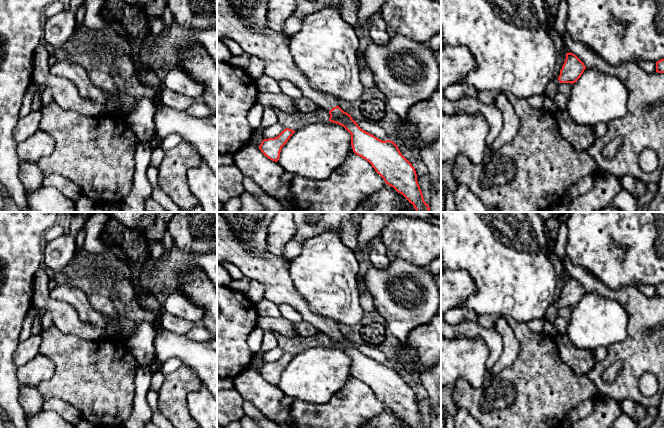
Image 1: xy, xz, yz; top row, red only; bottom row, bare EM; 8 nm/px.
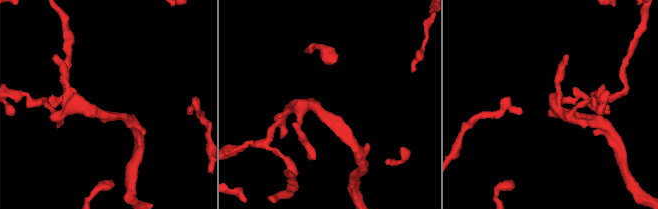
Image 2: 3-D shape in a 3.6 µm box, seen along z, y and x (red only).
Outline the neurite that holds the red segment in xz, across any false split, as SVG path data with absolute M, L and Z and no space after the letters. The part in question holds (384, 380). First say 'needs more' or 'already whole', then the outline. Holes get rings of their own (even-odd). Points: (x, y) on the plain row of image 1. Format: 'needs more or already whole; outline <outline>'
needs more; outline M217 212L217 262L227 261L235 265L242 274L250 280L256 280L265 287L265 298L276 305L288 304L300 315L301 320L315 326L320 332L330 338L329 345L343 350L351 358L353 376L368 385L385 407L402 418L411 428L426 428L417 405L417 398L412 388L401 378L398 370L391 364L382 365L374 359L361 353L350 338L338 330L334 320L315 315L308 307L304 298L296 292L289 269L285 266L283 257L275 256L269 251L256 252L244 247L233 234L232 228L221 212Z

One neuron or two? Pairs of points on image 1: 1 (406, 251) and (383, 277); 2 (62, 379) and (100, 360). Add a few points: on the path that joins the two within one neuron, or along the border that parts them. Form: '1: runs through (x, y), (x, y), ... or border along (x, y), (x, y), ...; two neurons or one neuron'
1: border along (390, 260), (406, 259), (412, 263), (422, 265); two neurons
2: runs through (71, 379), (81, 379), (91, 369); one neuron

